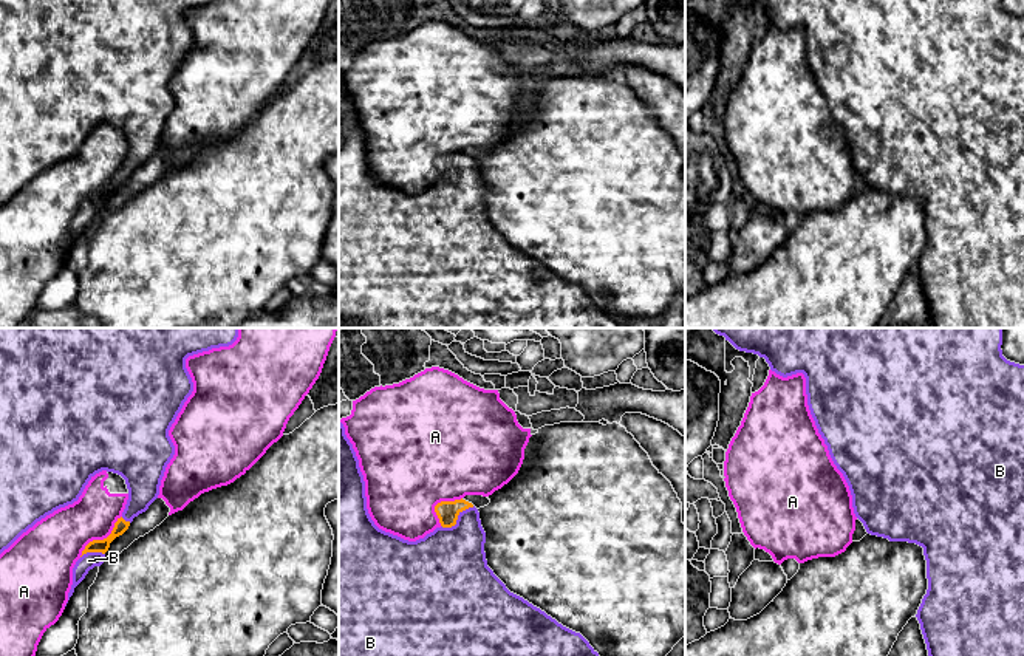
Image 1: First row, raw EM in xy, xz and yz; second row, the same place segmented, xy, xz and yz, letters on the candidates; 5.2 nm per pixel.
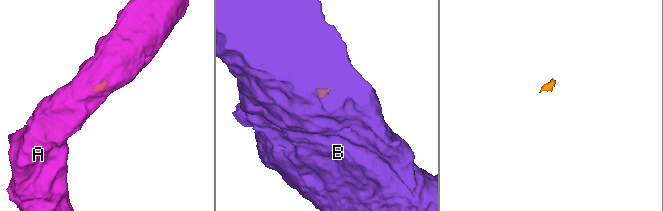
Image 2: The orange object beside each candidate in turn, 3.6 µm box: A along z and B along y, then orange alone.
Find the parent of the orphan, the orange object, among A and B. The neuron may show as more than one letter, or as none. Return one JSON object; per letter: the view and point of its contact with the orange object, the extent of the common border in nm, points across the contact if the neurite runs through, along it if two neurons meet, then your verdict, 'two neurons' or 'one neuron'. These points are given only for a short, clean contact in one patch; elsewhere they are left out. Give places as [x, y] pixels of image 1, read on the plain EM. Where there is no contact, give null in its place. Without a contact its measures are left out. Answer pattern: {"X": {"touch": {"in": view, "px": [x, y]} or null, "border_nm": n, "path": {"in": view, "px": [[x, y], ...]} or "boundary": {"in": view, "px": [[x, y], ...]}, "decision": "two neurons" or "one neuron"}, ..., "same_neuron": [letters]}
{"A": {"touch": {"in": "xy", "px": [101, 194]}, "border_nm": 300, "boundary": {"in": "xy", "px": [[121, 169], [105, 191], [93, 192], [79, 209]]}, "decision": "two neurons"}, "B": {"touch": {"in": "xz", "px": [457, 172]}, "border_nm": 200, "path": {"in": "xz", "px": [[447, 166], [457, 172], [457, 203], [449, 218]]}, "decision": "one neuron"}, "same_neuron": ["B"]}

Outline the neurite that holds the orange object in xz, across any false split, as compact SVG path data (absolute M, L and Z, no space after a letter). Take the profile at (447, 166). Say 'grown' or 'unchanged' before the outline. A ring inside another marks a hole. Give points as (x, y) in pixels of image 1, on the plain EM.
grown; M339 74L339 328L623 328L580 286L510 246L493 227L472 156L441 155L435 166L441 179L416 195L379 183L367 162L359 113Z

